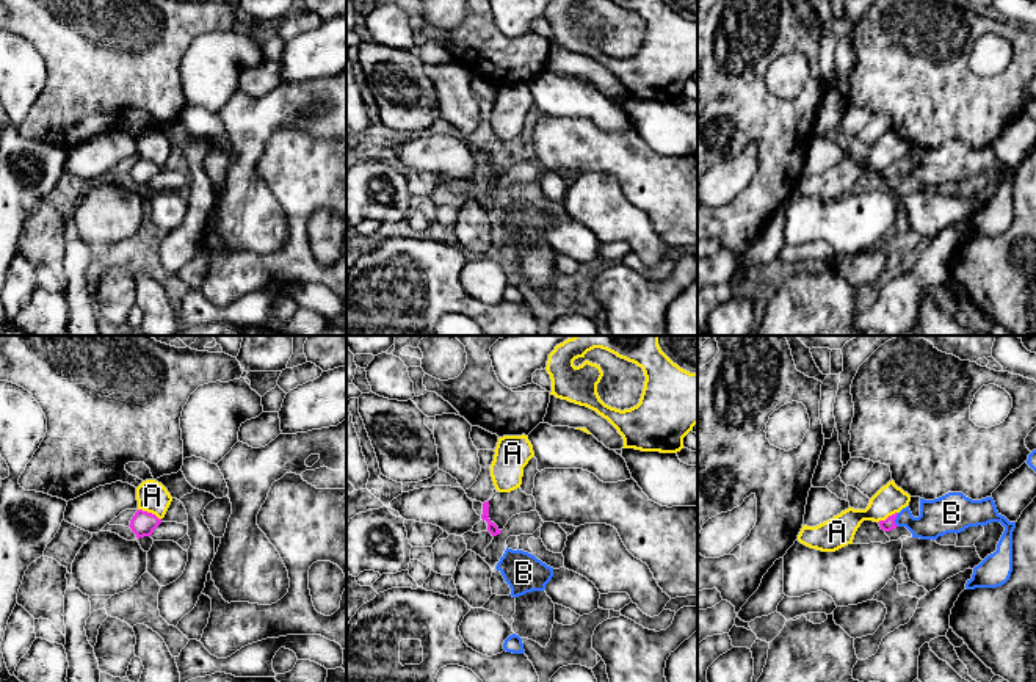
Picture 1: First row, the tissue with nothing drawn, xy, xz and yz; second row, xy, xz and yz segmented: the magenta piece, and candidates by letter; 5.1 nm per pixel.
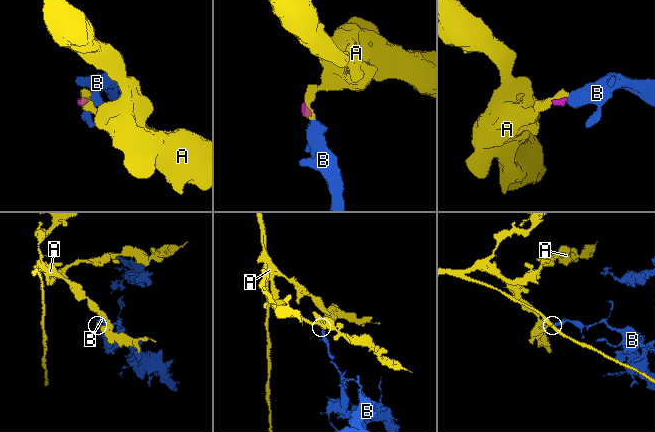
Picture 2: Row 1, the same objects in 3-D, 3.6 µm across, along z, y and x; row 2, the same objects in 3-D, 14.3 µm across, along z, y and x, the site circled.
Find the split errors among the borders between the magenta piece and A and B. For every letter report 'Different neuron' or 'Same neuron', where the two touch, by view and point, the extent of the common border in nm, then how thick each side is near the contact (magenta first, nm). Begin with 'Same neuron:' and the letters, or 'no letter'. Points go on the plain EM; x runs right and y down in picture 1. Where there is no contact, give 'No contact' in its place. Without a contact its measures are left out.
Same neuron: B
A: Different neuron. Touches magenta at xy (149, 162). Shared border 130 nm. Thickness 130 nm (magenta) against 160 nm
B: Same neuron. Touches magenta at yz (895, 166). Shared border 70 nm. Thickness 70 nm (magenta) against 190 nm

